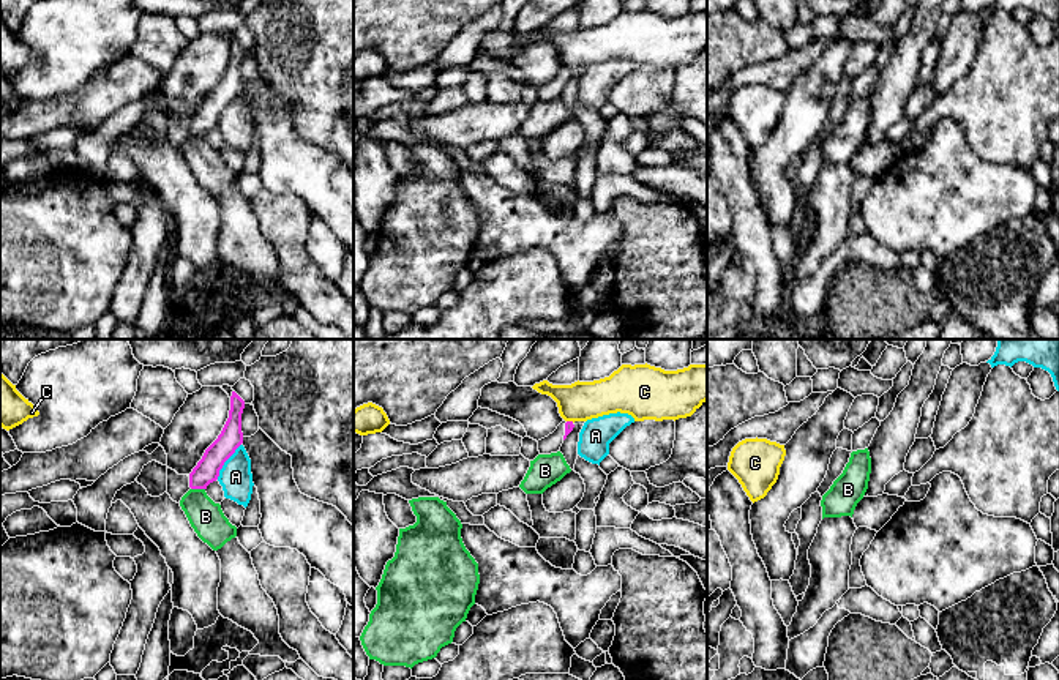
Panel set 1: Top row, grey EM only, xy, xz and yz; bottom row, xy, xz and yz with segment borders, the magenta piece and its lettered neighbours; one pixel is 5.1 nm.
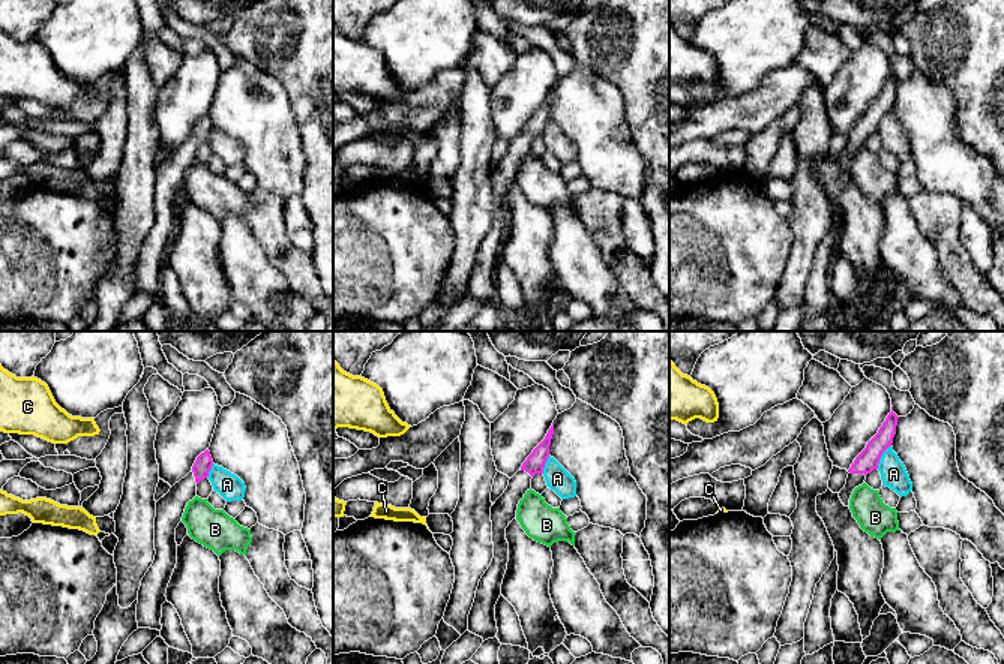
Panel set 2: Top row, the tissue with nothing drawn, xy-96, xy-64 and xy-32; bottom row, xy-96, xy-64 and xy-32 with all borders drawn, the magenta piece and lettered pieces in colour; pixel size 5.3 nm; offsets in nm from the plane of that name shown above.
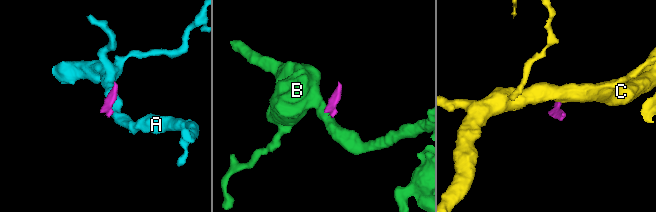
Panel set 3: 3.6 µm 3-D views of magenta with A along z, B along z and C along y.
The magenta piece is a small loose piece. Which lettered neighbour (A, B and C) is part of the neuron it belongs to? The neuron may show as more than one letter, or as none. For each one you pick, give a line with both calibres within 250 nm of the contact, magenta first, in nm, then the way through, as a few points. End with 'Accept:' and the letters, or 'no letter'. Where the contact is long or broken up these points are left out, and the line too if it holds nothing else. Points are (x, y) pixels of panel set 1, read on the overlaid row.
Accept: no letter

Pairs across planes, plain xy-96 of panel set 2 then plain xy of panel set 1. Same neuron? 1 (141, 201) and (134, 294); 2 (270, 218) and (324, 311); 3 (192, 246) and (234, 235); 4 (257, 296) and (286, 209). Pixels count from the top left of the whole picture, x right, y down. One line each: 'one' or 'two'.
1: one
2: one
3: two
4: two

